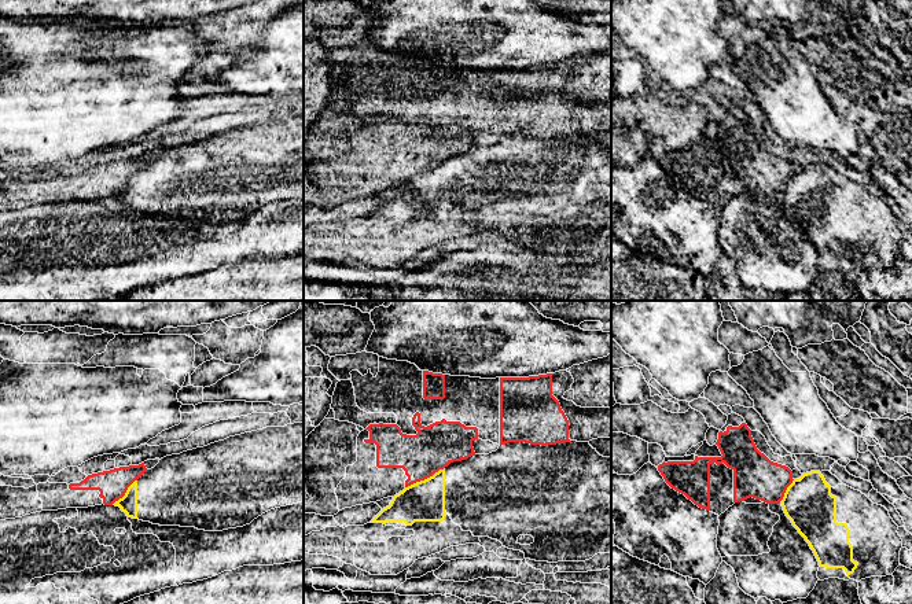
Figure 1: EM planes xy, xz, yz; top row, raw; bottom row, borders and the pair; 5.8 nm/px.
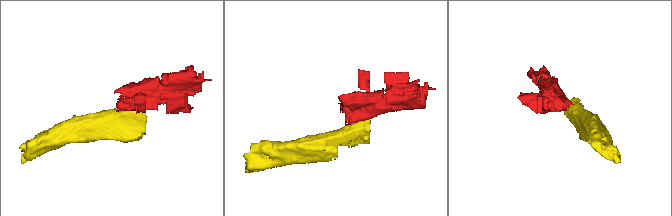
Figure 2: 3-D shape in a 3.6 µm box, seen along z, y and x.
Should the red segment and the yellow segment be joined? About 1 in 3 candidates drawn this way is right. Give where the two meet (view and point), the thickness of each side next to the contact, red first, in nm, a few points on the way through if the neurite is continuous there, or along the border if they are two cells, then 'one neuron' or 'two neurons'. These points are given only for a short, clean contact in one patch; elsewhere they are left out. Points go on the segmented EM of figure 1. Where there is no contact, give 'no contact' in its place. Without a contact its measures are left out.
meets red in xz at (423, 479); 260 nm thick on the red side, 240 nm on the other; border along xz (442, 468), (405, 488); two neurons

